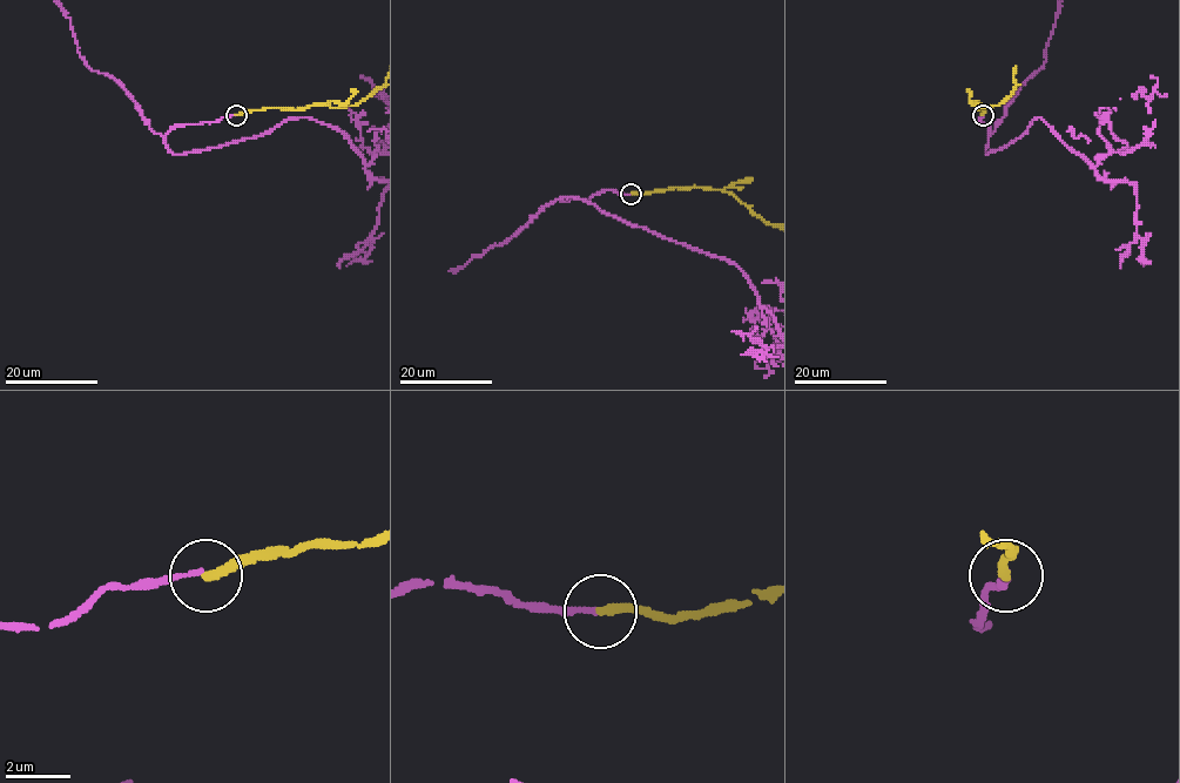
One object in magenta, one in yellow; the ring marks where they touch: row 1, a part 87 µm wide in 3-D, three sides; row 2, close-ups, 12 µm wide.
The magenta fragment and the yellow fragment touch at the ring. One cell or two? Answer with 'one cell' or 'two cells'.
two cells

